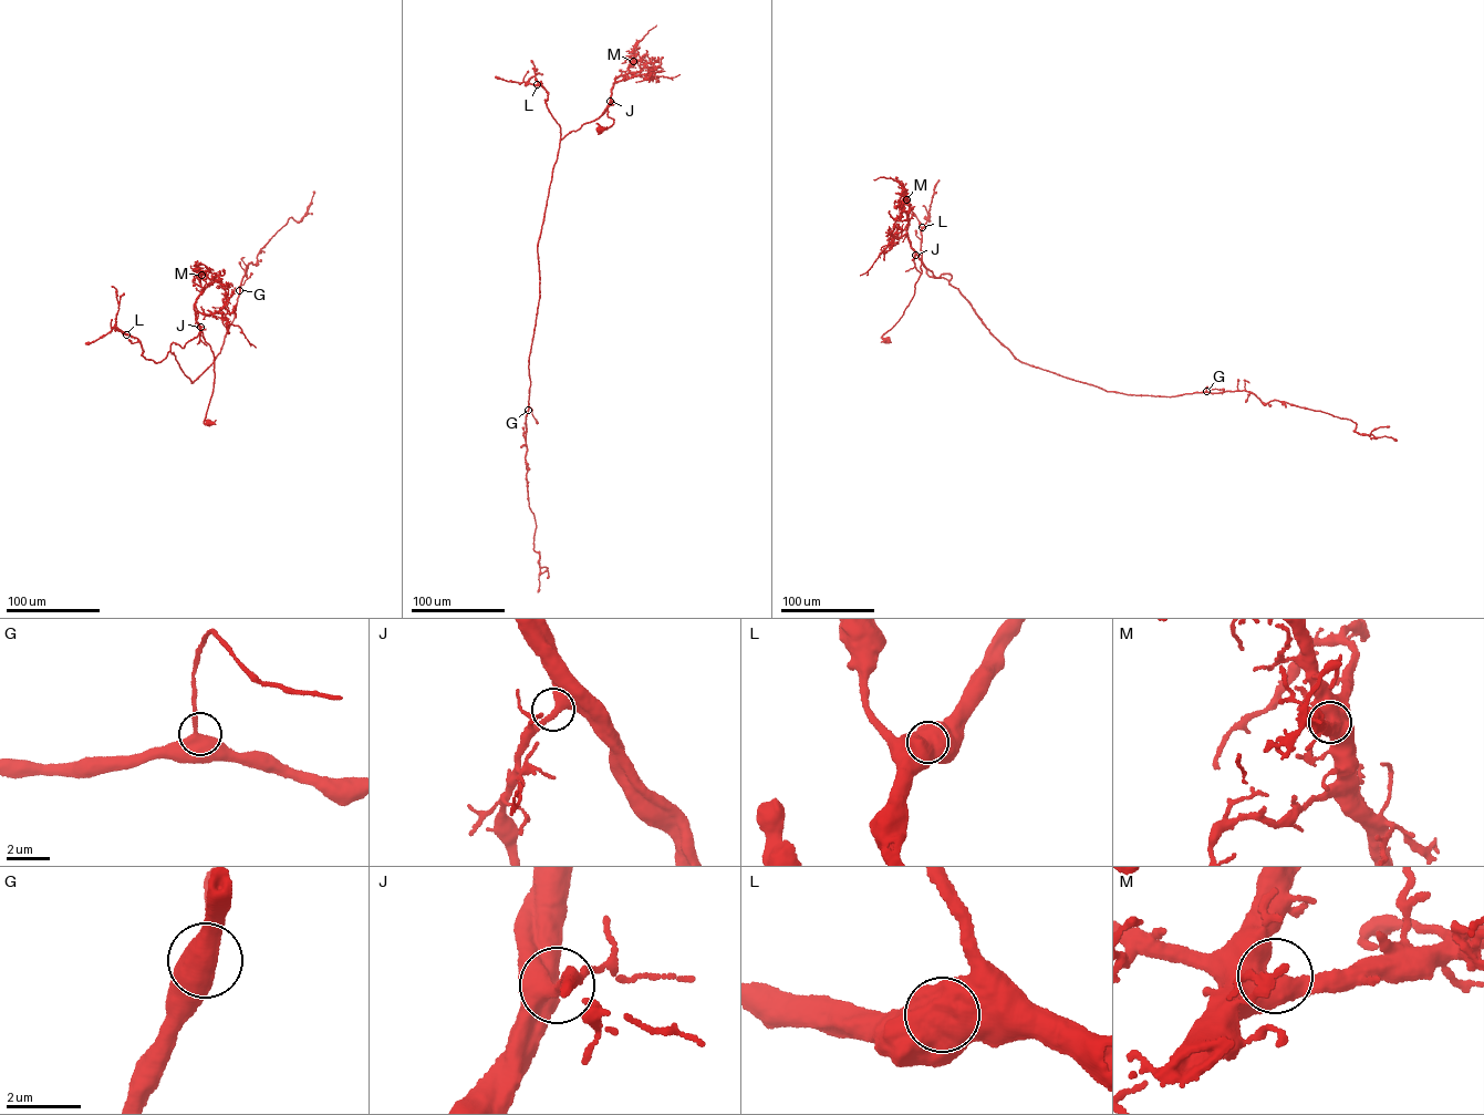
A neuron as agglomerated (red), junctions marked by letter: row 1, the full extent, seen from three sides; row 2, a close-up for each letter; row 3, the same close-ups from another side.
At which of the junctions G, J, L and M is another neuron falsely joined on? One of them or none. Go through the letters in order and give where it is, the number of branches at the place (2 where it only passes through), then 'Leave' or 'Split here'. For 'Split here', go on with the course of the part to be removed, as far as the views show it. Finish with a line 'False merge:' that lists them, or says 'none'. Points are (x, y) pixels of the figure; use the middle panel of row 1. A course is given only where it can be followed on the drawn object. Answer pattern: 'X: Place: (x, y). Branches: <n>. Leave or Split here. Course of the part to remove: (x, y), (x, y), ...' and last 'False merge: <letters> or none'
G: Place: (528, 410). Branches: 2. Leave
J: Place: (610, 101). Branches: 2. Leave
L: Place: (537, 84). Branches: 2. Leave
M: Place: (633, 61). Branches: 2. Leave
False merge: none

